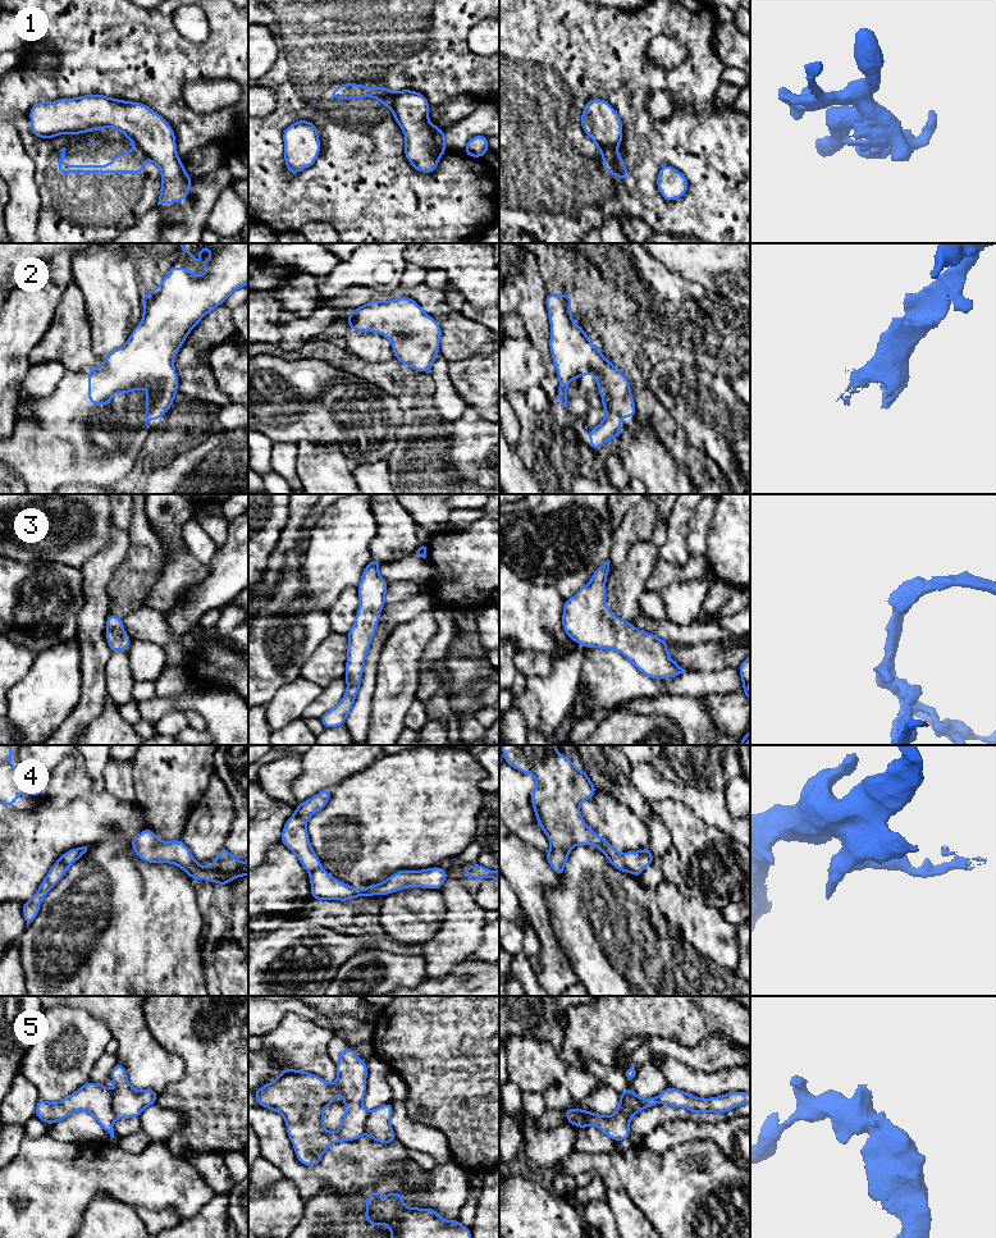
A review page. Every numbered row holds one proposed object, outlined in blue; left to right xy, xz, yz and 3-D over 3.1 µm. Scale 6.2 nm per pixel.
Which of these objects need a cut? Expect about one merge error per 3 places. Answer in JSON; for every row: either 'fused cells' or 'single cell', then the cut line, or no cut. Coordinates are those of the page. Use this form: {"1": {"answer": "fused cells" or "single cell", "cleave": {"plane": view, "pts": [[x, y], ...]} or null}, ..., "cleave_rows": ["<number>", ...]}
{"1": {"answer": "fused cells", "cleave": {"plane": "yz", "pts": [[597, 145], [615, 150]]}}, "2": {"answer": "single cell", "cleave": null}, "3": {"answer": "single cell", "cleave": null}, "4": {"answer": "fused cells", "cleave": {"plane": "yz", "pts": [[621, 854], [629, 871]]}}, "5": {"answer": "fused cells", "cleave": {"plane": "xy", "pts": [[112, 1092], [112, 1110], [115, 1117]]}}, "cleave_rows": ["1", "4", "5"]}

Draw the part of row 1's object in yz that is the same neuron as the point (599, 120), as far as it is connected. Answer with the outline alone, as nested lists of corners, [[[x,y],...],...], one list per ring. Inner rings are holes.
[[[602,99],[586,102],[581,127],[600,149],[616,150],[622,142],[622,122],[613,106]]]

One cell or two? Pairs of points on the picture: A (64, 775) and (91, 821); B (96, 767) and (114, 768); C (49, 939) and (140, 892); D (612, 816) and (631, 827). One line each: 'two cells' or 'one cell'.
A: two cells
B: two cells
C: one cell
D: one cell

